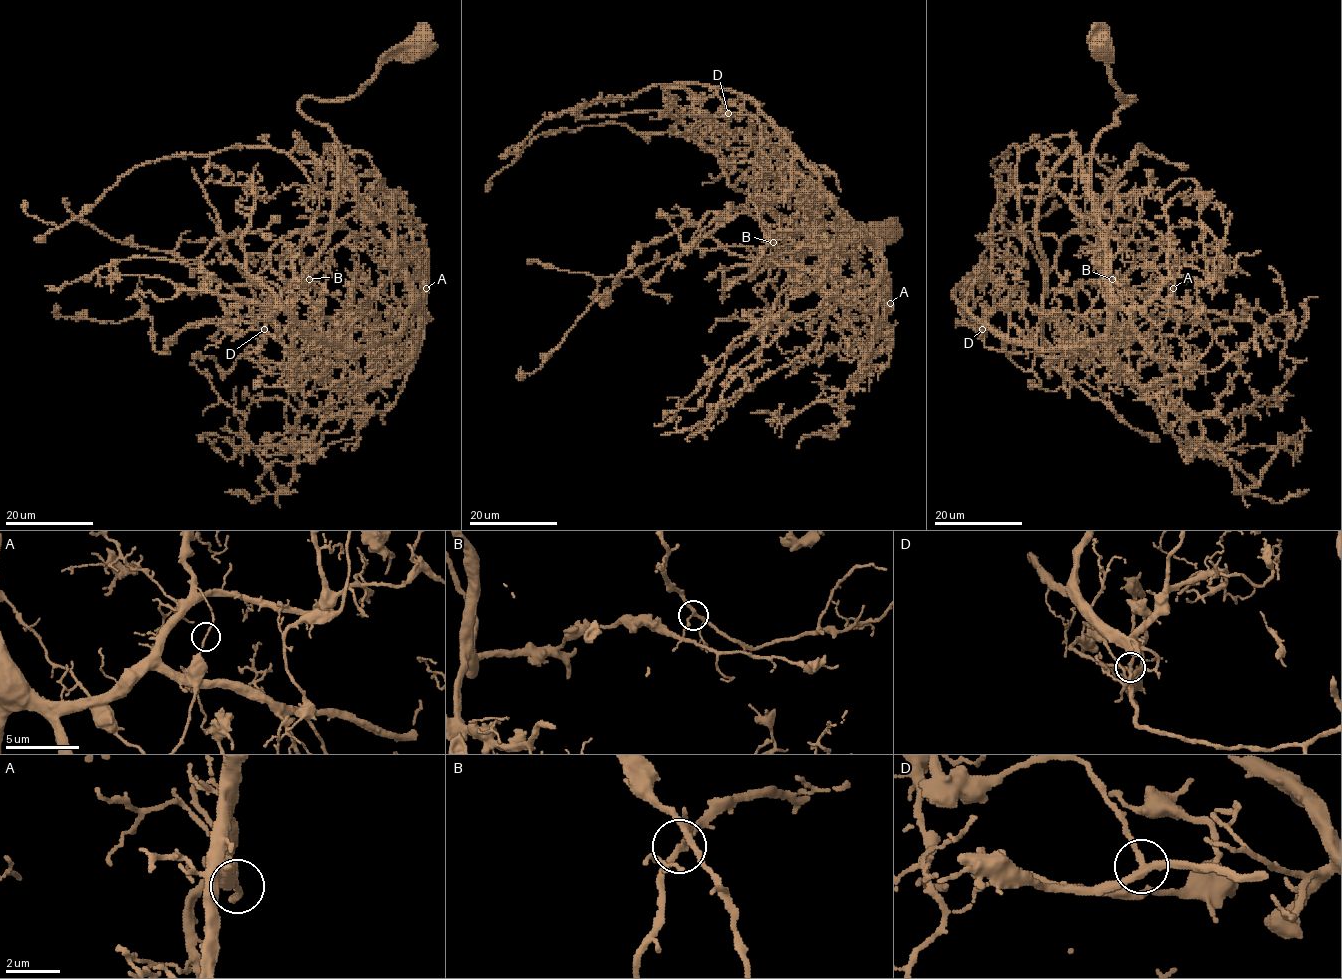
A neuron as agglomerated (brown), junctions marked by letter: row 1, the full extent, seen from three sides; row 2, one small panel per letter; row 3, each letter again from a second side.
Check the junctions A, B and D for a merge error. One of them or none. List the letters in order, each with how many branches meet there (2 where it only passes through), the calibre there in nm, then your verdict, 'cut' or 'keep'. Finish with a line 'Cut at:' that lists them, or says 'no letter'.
A: 2 branches meet; 120 nm thick; cut
B: 3 branches meet; 200 nm thick; keep
D: 3 branches meet; 240 nm thick; keep
Cut at: A

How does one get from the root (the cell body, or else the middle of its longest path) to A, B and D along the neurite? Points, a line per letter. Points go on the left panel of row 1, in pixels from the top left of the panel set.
A: (417, 46), (354, 96), (303, 97), (299, 110), (334, 135), (362, 215), (420, 306), (426, 289)
B: (417, 46), (351, 97), (301, 99), (334, 135), (382, 238), (347, 237), (309, 279)
D: (417, 46), (351, 97), (301, 99), (350, 174), (335, 146), (331, 239), (306, 270), (296, 352), (264, 329)

